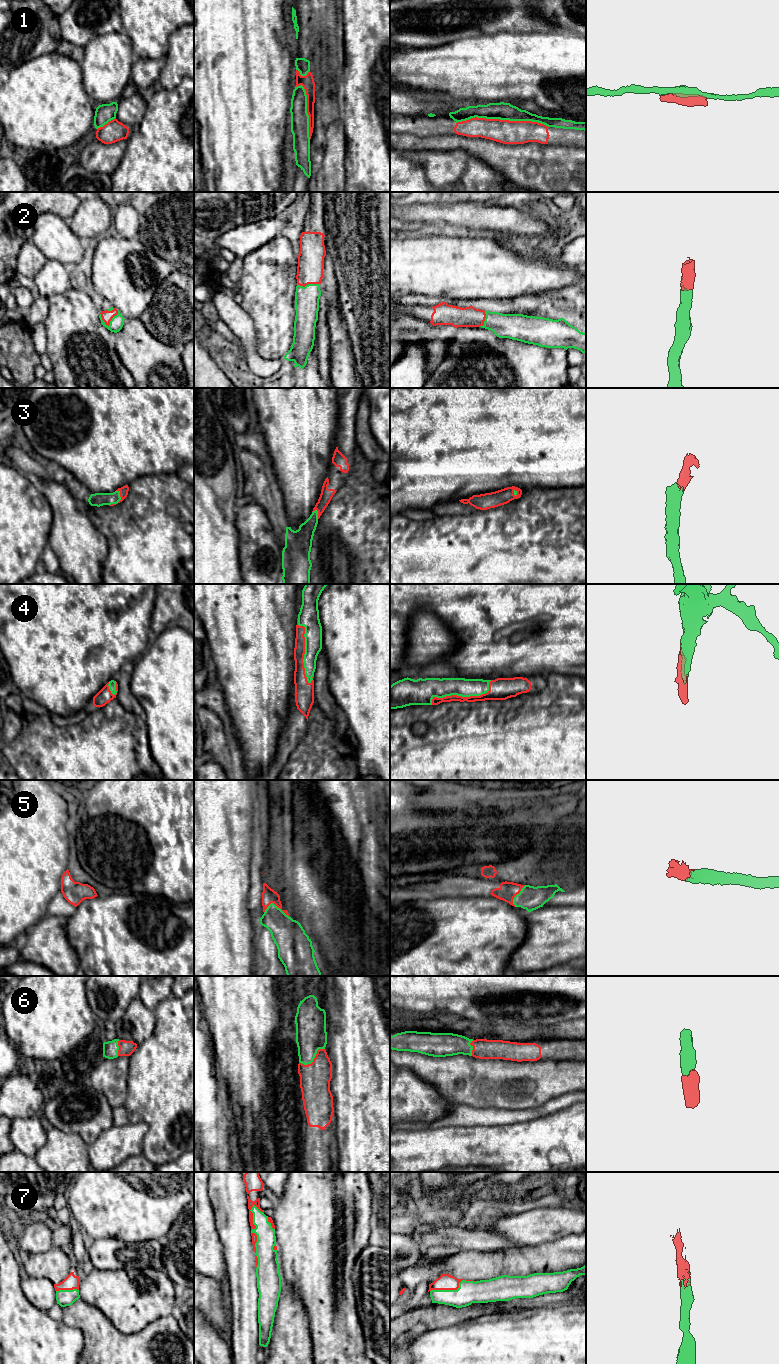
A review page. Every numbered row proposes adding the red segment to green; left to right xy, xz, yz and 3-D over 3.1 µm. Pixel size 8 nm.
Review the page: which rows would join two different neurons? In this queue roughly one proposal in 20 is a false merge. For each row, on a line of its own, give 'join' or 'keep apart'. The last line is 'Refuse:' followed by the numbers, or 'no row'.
1: keep apart
2: join
3: join
4: join
5: join
6: join
7: join
Refuse: 1

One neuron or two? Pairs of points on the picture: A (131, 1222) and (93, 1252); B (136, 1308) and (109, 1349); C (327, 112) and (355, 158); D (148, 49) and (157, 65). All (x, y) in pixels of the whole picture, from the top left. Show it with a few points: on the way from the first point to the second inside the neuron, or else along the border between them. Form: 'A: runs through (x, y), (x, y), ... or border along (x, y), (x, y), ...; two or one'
A: border along (89, 1240), (115, 1238), (123, 1240), (127, 1244); two
B: border along (104, 1315), (123, 1333), (135, 1333), (144, 1328); two
C: border along (340, 120), (340, 125), (345, 135), (344, 166); two
D: border along (135, 56), (164, 59); two

